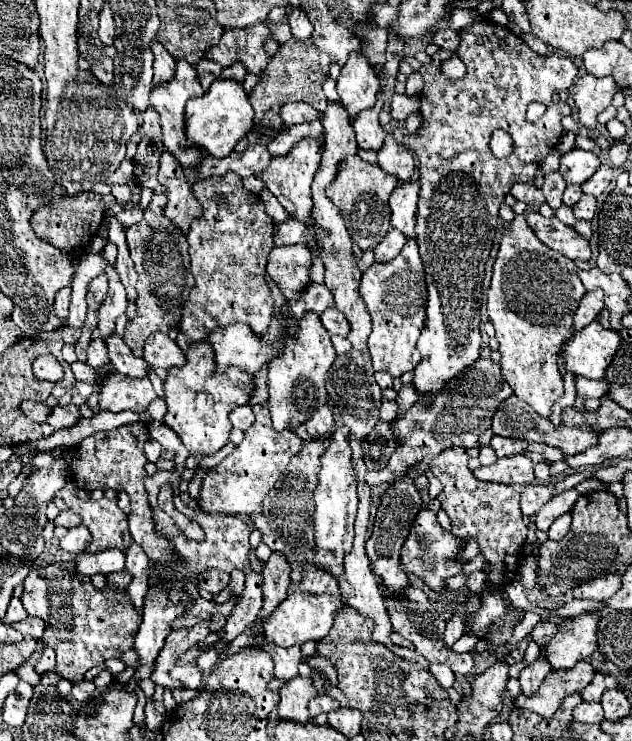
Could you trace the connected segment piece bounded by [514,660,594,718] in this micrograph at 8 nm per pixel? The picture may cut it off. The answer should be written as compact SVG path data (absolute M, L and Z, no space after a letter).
M580 660L568 670L550 670L548 676L542 680L538 692L530 696L520 692L520 696L514 698L514 706L536 712L542 718L550 718L568 694L580 692L592 680L592 674L594 668L586 660Z

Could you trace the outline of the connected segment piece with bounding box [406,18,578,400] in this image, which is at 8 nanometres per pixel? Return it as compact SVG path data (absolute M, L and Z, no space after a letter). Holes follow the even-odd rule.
M476 20L472 26L466 26L458 32L460 46L456 52L438 50L432 56L432 62L420 68L424 78L424 90L420 98L422 126L412 134L406 146L418 156L420 172L420 200L416 216L416 242L420 246L420 258L426 270L426 322L418 338L418 352L422 354L420 364L414 368L414 388L418 398L432 400L434 394L442 392L444 386L462 374L464 368L472 366L480 358L480 306L482 306L482 278L484 266L492 250L492 240L498 224L498 208L504 196L510 192L514 182L534 182L540 162L548 152L558 144L562 136L561 119L567 116L563 103L554 102L560 90L568 90L576 76L578 66L572 58L558 52L546 56L536 54L512 32L506 32L504 26L492 20ZM458 56L466 66L466 76L460 80L450 80L440 72L440 60ZM530 102L542 102L548 106L546 116L536 122L526 122L526 106ZM494 130L506 130L514 142L516 150L508 158L496 158L490 150L490 138Z

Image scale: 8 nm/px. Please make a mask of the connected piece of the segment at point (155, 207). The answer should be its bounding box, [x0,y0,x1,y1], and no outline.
[124,194,194,350]

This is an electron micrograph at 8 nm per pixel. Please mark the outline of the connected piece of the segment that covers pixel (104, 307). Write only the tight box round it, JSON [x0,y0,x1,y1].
[98,264,128,338]

